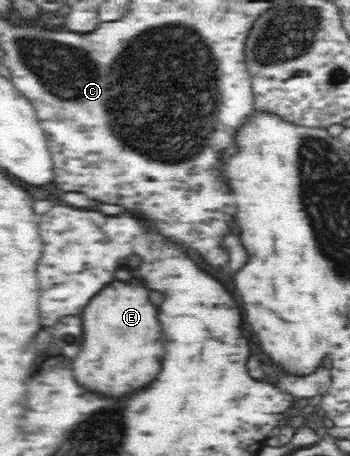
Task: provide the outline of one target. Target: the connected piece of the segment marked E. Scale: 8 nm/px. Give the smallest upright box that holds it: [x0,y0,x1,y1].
[71,276,163,394]

